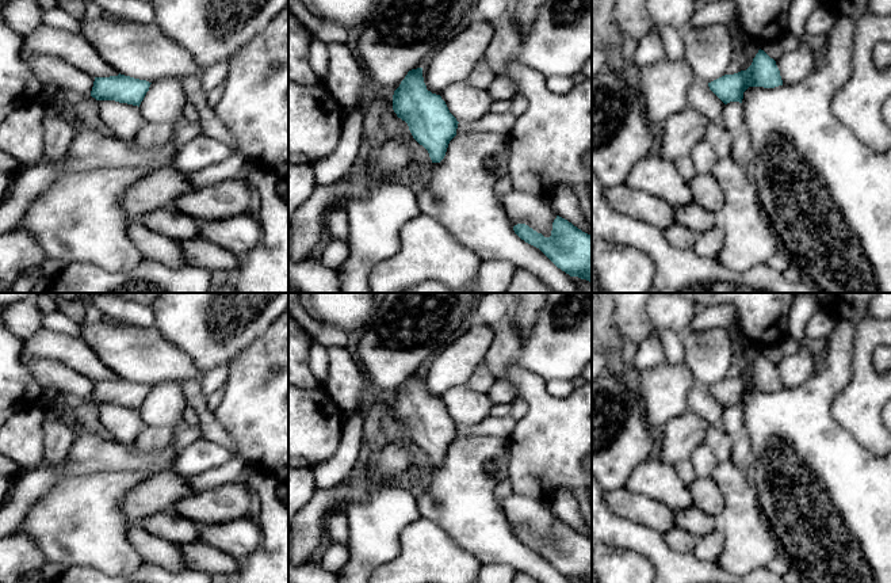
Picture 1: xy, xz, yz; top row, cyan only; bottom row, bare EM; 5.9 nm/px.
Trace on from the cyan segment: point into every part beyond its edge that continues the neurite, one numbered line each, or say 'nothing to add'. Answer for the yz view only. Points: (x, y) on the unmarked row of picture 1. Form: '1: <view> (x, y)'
1: yz (794, 370)

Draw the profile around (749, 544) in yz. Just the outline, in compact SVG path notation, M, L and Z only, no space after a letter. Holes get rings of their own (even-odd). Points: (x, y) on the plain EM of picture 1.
M731 461L718 462L711 479L723 496L723 511L715 517L715 525L724 536L724 545L716 564L738 576L765 568L780 548L762 517L747 470Z

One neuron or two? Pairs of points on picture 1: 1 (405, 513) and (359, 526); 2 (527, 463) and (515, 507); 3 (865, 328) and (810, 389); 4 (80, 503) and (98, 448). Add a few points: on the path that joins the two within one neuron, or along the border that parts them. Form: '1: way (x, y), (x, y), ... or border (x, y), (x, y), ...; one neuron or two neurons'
1: way (394, 513), (387, 513), (374, 526), (370, 526); one neuron
2: border (513, 491), (549, 502); two neurons
3: border (837, 320), (848, 320), (853, 326), (852, 376); two neurons
4: border (122, 472), (65, 473), (58, 480); two neurons

